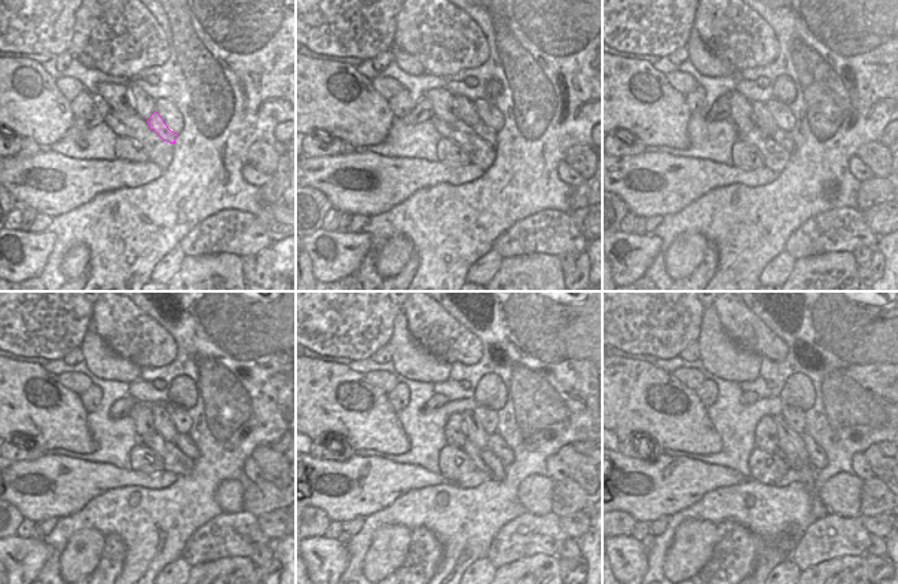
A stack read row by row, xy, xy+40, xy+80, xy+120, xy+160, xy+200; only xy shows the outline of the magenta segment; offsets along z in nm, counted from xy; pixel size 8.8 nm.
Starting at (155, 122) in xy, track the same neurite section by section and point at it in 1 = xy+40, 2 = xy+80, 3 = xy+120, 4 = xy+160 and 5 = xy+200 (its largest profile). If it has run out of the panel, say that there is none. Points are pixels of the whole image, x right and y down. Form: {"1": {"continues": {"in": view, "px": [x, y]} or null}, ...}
{"1": {"continues": {"in": "xy+40", "px": [466, 126]}}, "2": {"continues": {"in": "xy+80", "px": [794, 134]}}, "3": {"continues": {"in": "xy+120", "px": [184, 442]}}, "4": {"continues": {"in": "xy+160", "px": [496, 443]}}, "5": {"continues": {"in": "xy+200", "px": [817, 458]}}}

